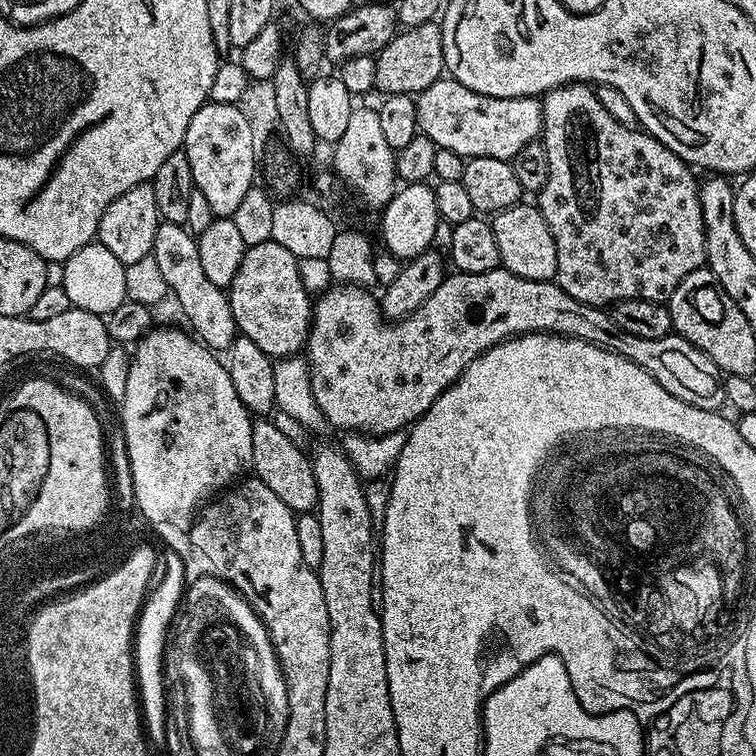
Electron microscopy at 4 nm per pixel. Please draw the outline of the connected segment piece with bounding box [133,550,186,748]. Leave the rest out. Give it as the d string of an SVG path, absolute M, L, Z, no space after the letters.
M170 550L168 552L165 551L162 557L166 562L166 574L162 583L149 591L147 598L141 605L133 639L133 669L137 679L138 700L144 730L149 743L154 746L156 744L159 748L165 747L166 744L165 728L168 711L166 707L167 685L164 671L166 664L166 660L164 660L164 646L166 640L168 644L168 635L177 617L186 586L184 562L181 556Z

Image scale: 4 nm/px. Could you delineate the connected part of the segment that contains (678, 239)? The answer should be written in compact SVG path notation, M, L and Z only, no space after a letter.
M583 82L563 84L560 88L551 88L542 97L544 108L544 131L542 143L546 150L546 162L550 162L550 174L546 178L546 186L538 193L538 207L542 218L546 218L546 226L550 226L550 234L554 238L554 246L558 254L555 283L560 285L570 298L578 298L583 304L593 304L596 308L604 308L617 304L619 300L649 300L655 304L666 302L674 294L678 282L686 274L705 267L704 251L706 250L706 234L704 233L704 215L700 205L700 184L692 177L693 169L685 164L678 154L674 154L662 142L658 142L650 133L639 127L623 125L610 111L602 106L595 91Z

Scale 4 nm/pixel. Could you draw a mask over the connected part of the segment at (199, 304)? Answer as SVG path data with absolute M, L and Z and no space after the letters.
M161 222L156 231L151 256L154 262L158 262L162 278L166 278L169 293L173 297L176 295L181 310L188 315L187 327L201 344L217 354L224 354L231 349L238 335L234 310L230 310L227 291L214 286L214 282L206 278L202 261L198 258L196 241L197 237L185 225Z

